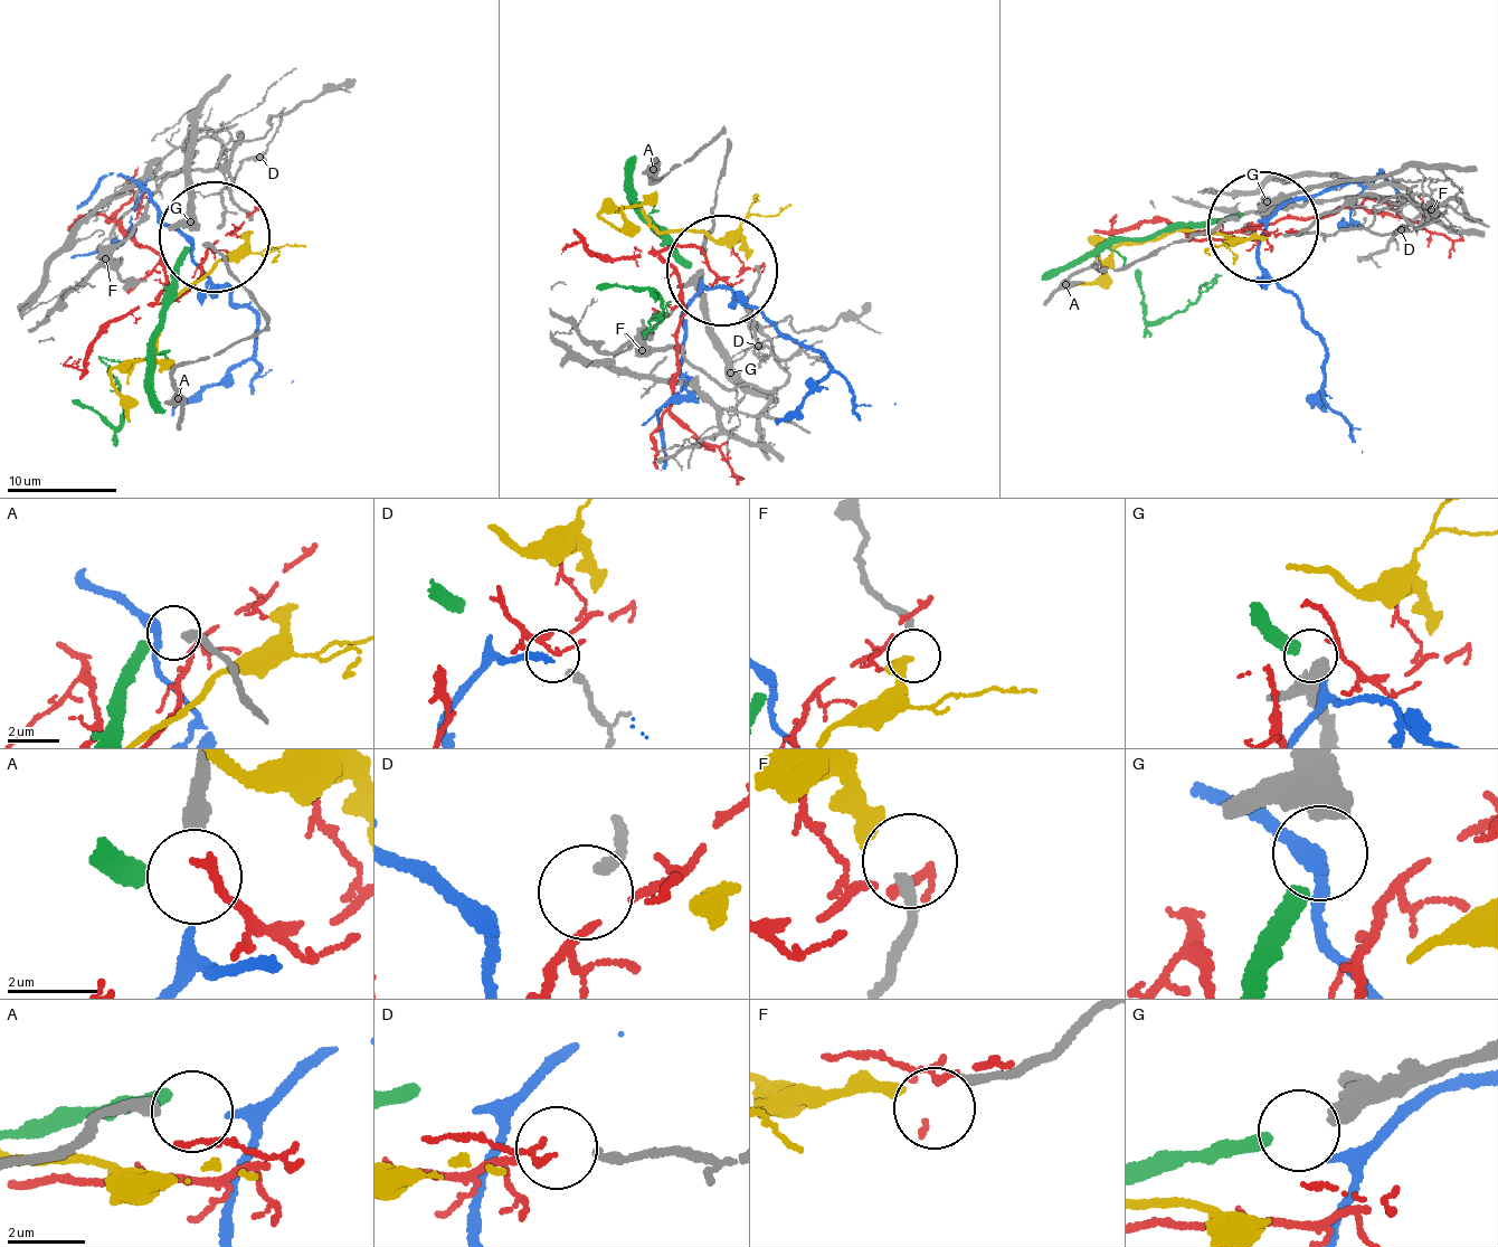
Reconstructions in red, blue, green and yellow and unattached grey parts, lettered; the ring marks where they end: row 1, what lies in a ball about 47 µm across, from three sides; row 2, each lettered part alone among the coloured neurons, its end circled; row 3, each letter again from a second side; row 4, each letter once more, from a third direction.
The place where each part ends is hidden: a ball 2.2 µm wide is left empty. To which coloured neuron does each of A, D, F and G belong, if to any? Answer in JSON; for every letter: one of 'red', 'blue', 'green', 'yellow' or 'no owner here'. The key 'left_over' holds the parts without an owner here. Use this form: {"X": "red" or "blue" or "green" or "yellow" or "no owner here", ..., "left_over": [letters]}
{"A": "blue", "D": "red", "F": "yellow", "G": "green", "left_over": []}

